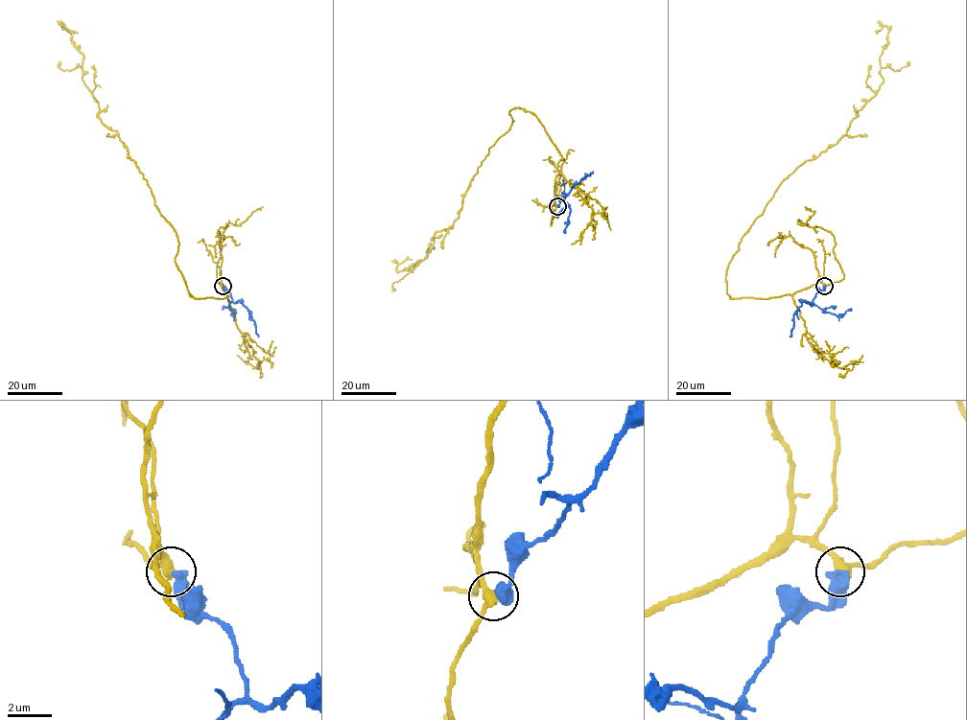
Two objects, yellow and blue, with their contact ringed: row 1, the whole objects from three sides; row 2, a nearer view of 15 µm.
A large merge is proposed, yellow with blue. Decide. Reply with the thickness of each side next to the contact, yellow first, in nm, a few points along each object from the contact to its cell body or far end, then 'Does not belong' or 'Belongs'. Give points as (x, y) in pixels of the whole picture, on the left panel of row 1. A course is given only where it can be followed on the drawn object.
Thickness 360 nm (yellow) against 550 nm. Course of yellow: (223, 286), (224, 298), (190, 293), (177, 235), (98, 116), (83, 56), (62, 26), (78, 34). Course of blue: (223, 286), (234, 303), (239, 301), (250, 313), (258, 336). Does not belong

